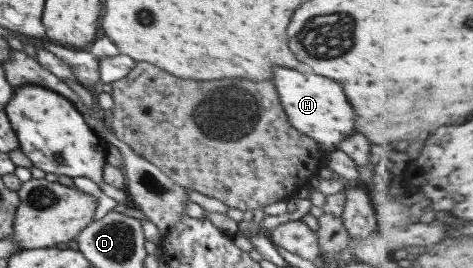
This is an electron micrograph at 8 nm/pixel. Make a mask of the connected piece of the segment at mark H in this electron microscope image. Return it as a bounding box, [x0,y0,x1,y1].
[273,67,353,147]

